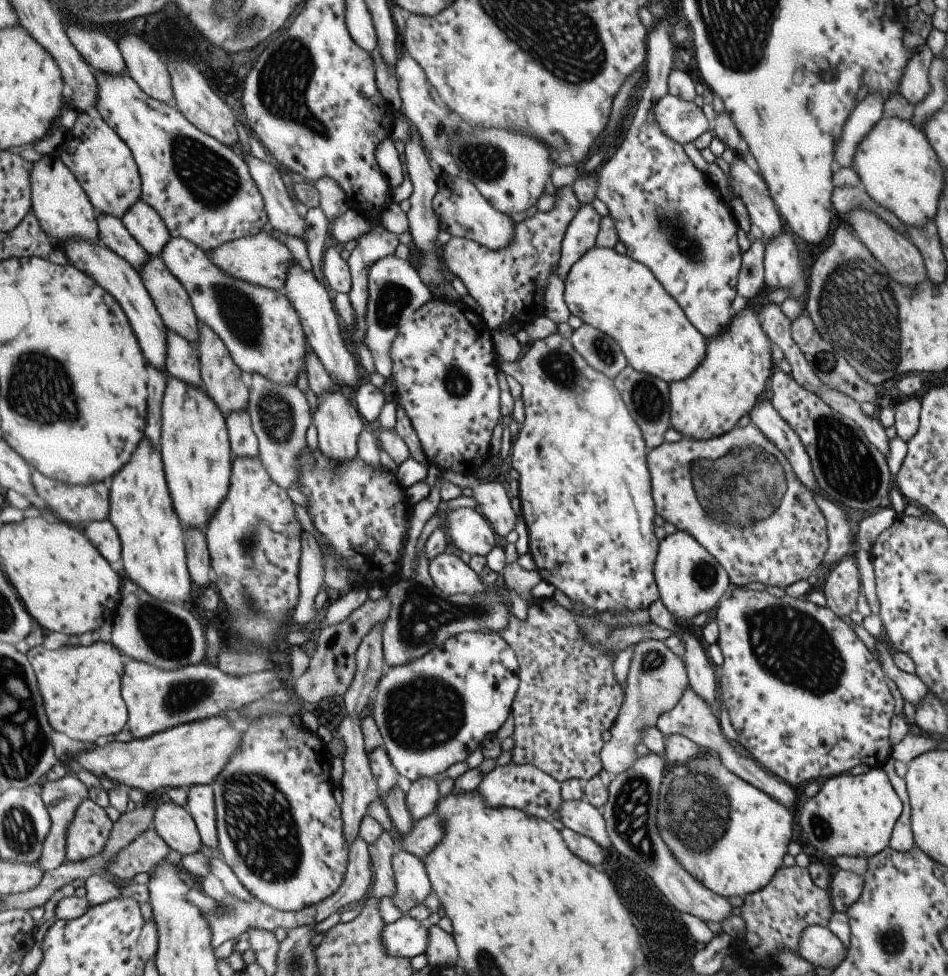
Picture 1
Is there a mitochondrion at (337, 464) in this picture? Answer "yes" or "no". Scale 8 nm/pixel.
no

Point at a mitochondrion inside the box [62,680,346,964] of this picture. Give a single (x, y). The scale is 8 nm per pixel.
(260, 821)

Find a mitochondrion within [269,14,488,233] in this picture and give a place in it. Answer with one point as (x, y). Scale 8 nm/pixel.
(441, 130)

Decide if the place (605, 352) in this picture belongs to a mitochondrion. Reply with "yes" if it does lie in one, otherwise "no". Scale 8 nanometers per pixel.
yes

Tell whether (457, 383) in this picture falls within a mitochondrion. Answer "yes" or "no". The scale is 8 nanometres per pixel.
yes

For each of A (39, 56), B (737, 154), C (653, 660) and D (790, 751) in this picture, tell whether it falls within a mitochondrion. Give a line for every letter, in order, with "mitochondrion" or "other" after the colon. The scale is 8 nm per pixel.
A: other
B: other
C: mitochondrion
D: other

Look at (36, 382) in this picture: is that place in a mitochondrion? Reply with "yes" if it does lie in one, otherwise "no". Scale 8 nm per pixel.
yes

